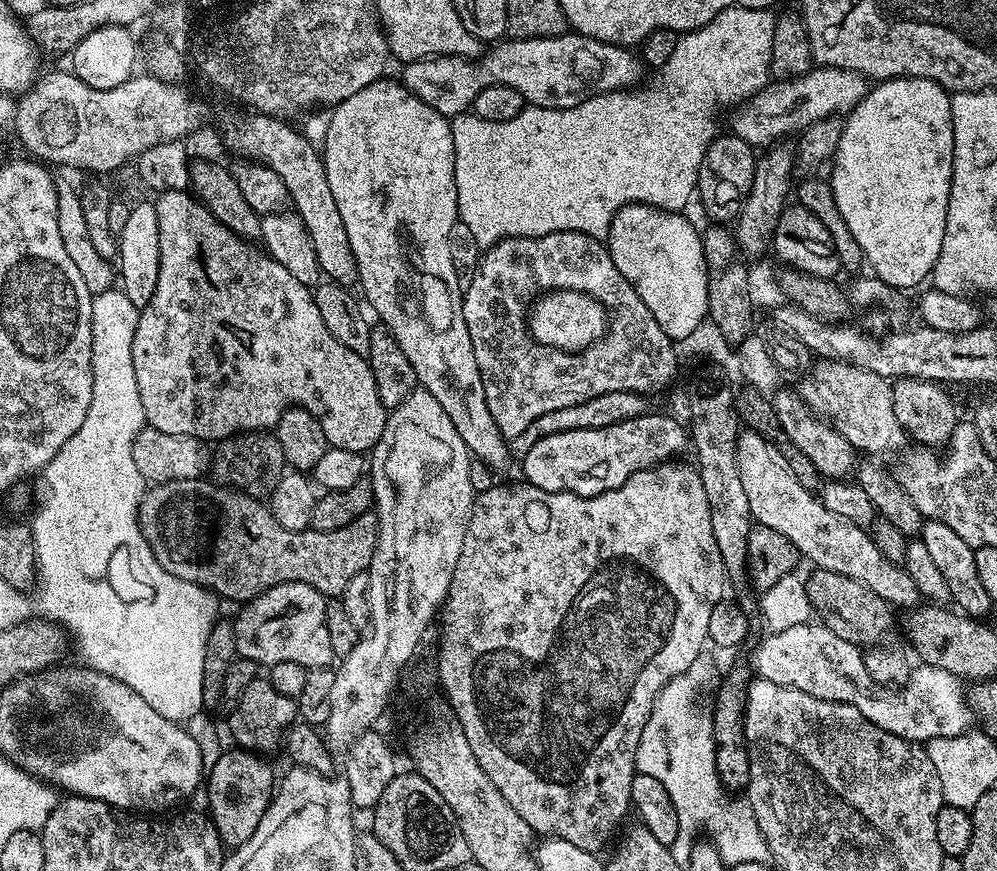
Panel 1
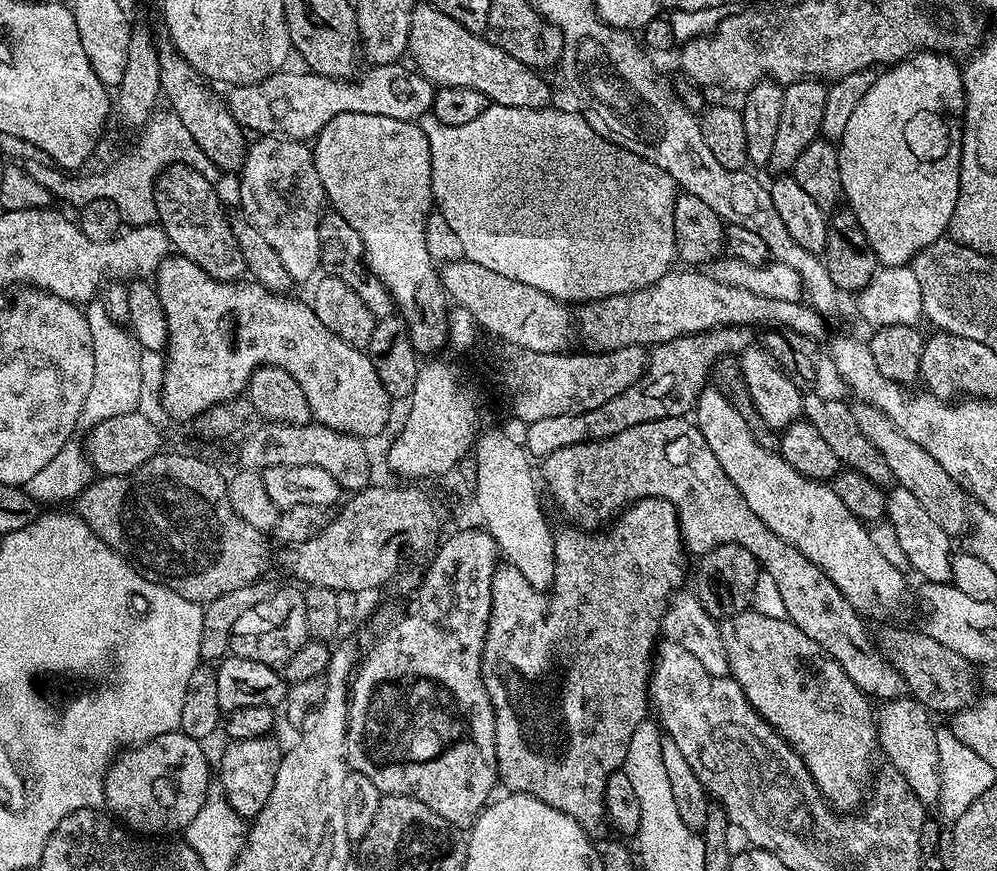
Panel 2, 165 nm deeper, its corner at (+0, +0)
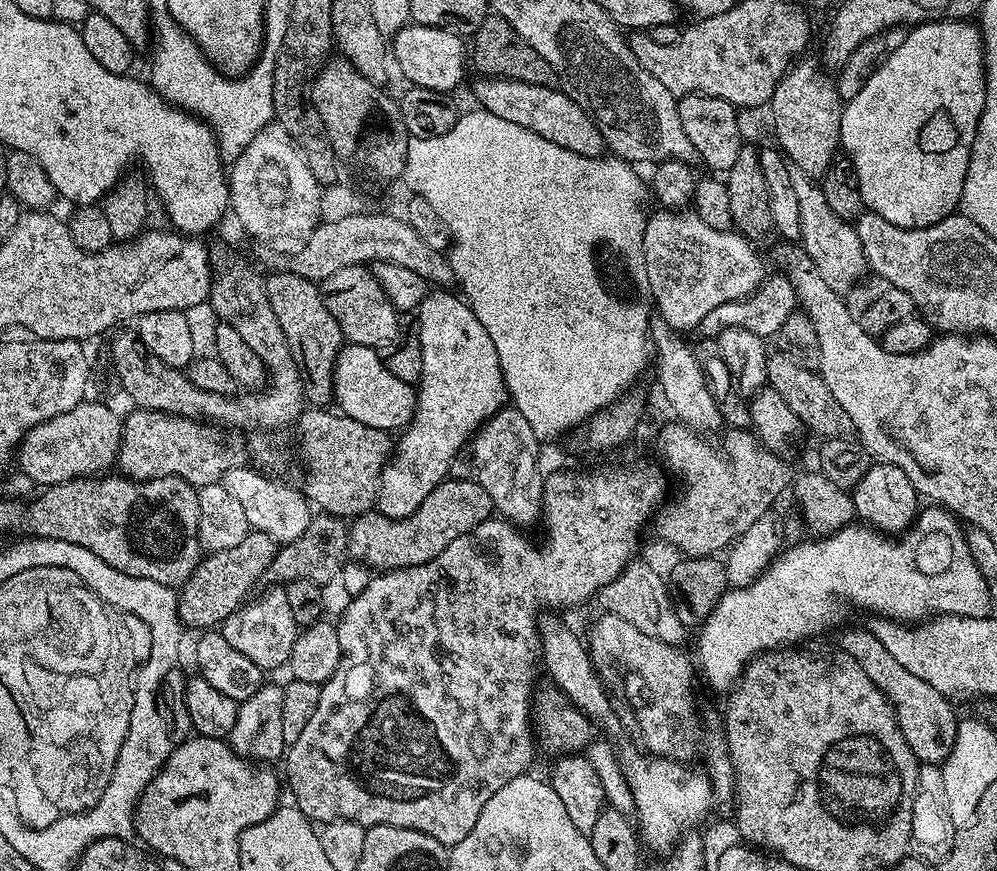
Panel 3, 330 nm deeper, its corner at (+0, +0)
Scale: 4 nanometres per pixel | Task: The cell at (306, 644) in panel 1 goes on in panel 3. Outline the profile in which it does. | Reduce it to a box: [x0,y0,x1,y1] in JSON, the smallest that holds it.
[218,586,298,670]

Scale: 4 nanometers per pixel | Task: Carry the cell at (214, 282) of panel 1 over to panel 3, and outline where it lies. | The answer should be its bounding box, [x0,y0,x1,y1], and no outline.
[334,343,416,434]

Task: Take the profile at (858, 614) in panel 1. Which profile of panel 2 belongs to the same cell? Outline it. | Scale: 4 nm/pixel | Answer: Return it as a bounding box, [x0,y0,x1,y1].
[878,628,978,712]

